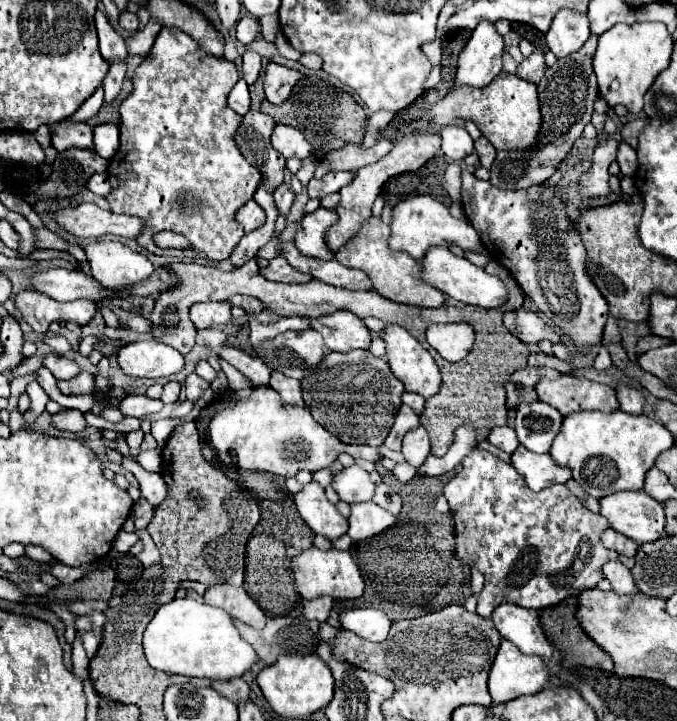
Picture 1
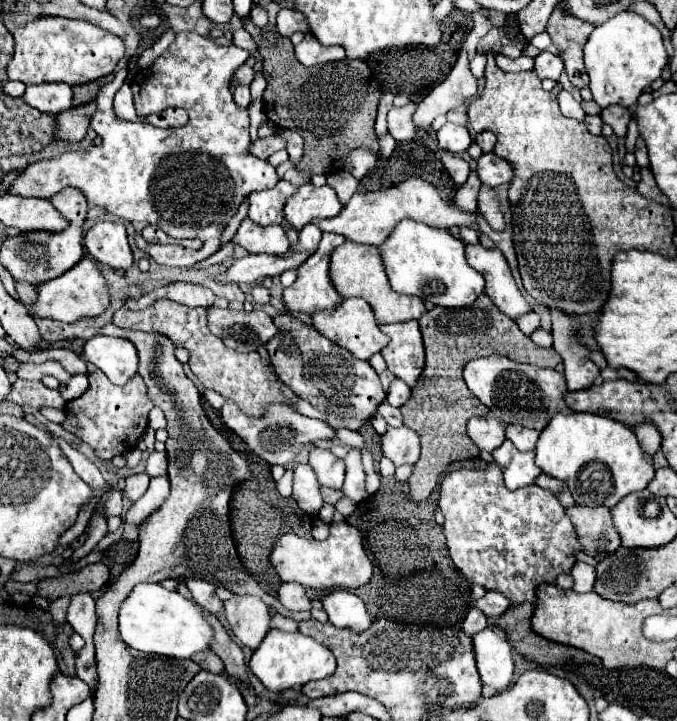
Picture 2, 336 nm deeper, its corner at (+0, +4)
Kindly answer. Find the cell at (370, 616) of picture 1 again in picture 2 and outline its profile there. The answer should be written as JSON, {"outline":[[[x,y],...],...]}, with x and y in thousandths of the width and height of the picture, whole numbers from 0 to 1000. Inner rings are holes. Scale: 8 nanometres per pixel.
{"outline":[[[492,818],[474,827],[477,846],[486,852],[486,863],[498,871],[516,871],[521,877],[536,877],[548,865],[548,854],[530,827],[516,818]]]}

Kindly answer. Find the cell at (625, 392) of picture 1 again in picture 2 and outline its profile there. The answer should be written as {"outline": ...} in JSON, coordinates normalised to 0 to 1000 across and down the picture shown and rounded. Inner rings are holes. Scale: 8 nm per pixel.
{"outline":[[[950,585],[938,594],[938,602],[941,602],[941,610],[944,610],[950,627],[965,635],[976,619],[976,602],[970,599],[970,594],[962,585]]]}

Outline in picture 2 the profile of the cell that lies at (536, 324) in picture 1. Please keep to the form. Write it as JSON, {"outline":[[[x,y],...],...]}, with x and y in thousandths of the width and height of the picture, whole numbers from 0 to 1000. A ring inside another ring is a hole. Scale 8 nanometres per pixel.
{"outline":[[[710,338],[687,341],[687,358],[690,366],[716,386],[716,408],[728,416],[728,422],[734,422],[734,427],[740,427],[740,433],[758,444],[784,433],[755,383],[749,361],[734,344],[716,344]]]}

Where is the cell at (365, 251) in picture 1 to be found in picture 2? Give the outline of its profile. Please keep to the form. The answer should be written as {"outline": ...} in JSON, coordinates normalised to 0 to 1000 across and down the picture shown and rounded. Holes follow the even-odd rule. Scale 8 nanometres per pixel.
{"outline":[[[510,333],[504,341],[498,341],[486,361],[486,386],[495,402],[504,413],[536,413],[548,430],[554,433],[554,441],[560,449],[581,449],[581,447],[601,447],[616,444],[628,433],[625,416],[616,411],[592,411],[575,399],[575,388],[566,374],[563,352],[554,341],[539,341],[527,336]]]}

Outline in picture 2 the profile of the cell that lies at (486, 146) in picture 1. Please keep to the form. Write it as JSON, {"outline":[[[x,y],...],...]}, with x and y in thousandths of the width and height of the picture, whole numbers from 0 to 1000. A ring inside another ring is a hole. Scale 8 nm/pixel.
{"outline":[[[722,180],[708,183],[705,191],[702,191],[702,197],[710,202],[713,211],[728,211],[728,202],[731,202],[731,186],[722,183]]]}

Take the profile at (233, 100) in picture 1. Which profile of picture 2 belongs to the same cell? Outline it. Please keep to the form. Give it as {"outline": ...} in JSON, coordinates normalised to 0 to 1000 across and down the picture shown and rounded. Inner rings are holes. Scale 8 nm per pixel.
{"outline":[[[347,119],[347,128],[344,128],[344,139],[350,147],[356,150],[365,150],[368,147],[368,119]]]}

